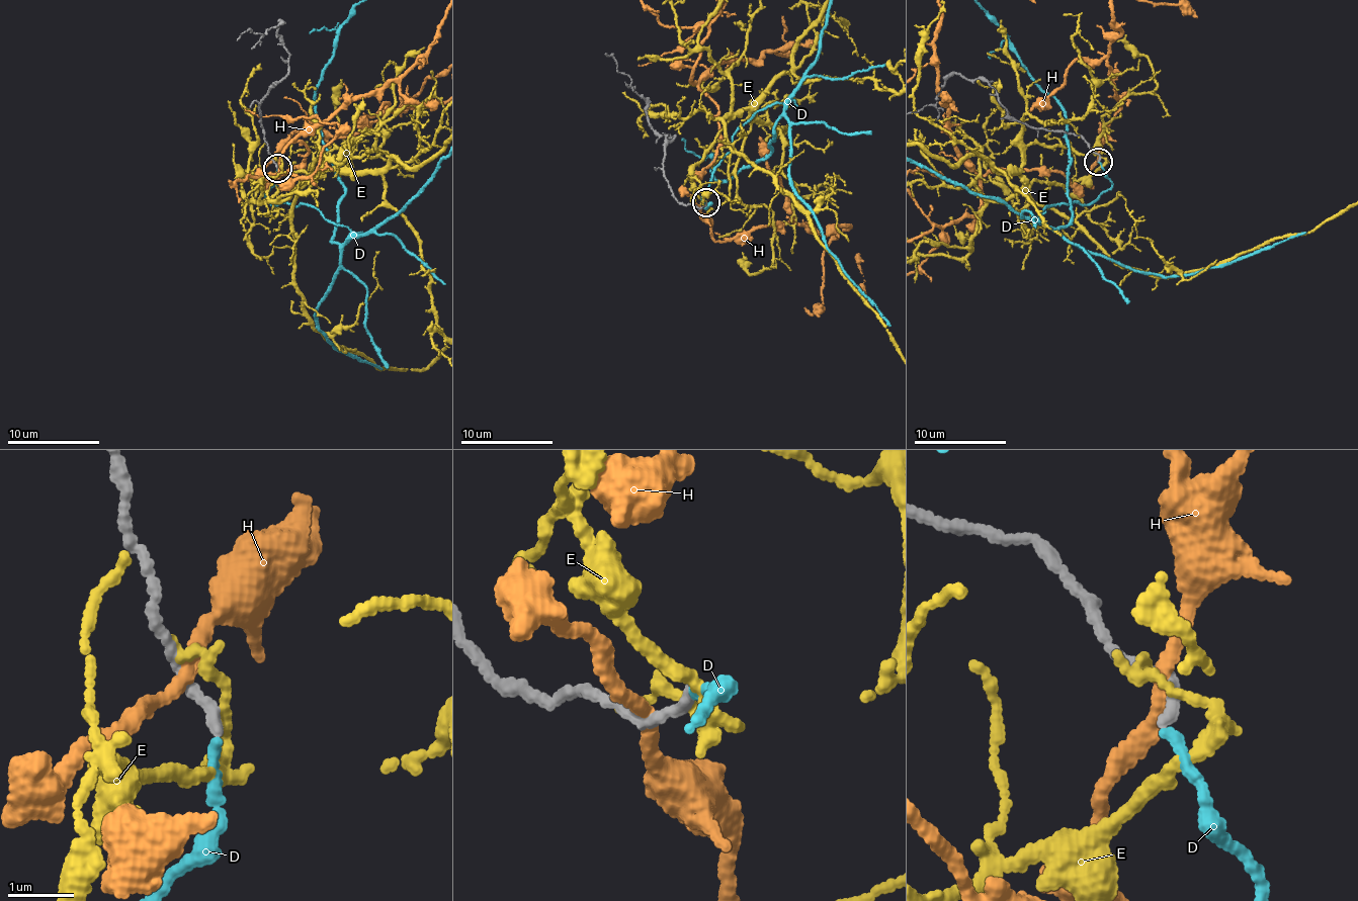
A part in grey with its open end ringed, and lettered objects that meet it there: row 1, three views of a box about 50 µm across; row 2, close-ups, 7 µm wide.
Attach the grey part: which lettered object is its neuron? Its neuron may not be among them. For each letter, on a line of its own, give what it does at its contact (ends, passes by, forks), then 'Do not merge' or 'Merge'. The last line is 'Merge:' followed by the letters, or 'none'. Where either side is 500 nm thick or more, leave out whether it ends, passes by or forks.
D: It ends there. Merge
E: It passes by. Do not merge
H: It passes by. Do not merge
Merge: D

